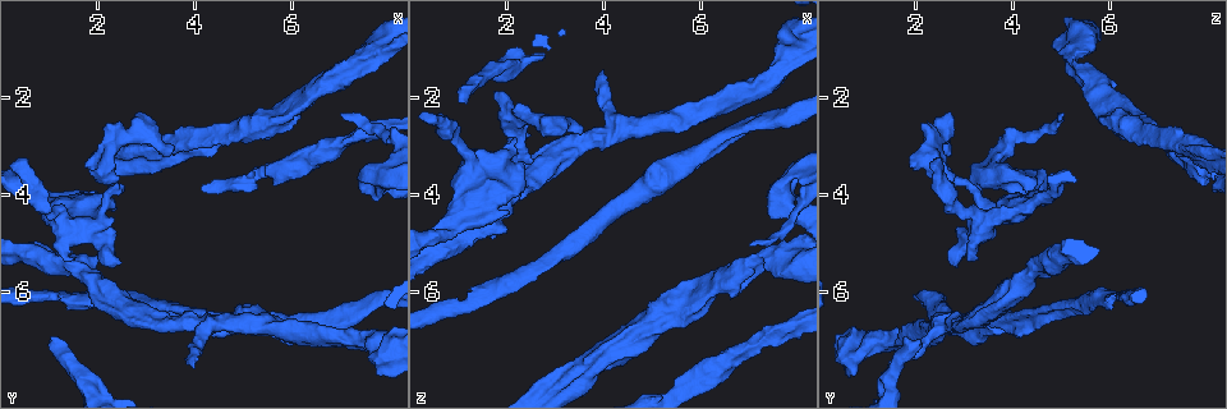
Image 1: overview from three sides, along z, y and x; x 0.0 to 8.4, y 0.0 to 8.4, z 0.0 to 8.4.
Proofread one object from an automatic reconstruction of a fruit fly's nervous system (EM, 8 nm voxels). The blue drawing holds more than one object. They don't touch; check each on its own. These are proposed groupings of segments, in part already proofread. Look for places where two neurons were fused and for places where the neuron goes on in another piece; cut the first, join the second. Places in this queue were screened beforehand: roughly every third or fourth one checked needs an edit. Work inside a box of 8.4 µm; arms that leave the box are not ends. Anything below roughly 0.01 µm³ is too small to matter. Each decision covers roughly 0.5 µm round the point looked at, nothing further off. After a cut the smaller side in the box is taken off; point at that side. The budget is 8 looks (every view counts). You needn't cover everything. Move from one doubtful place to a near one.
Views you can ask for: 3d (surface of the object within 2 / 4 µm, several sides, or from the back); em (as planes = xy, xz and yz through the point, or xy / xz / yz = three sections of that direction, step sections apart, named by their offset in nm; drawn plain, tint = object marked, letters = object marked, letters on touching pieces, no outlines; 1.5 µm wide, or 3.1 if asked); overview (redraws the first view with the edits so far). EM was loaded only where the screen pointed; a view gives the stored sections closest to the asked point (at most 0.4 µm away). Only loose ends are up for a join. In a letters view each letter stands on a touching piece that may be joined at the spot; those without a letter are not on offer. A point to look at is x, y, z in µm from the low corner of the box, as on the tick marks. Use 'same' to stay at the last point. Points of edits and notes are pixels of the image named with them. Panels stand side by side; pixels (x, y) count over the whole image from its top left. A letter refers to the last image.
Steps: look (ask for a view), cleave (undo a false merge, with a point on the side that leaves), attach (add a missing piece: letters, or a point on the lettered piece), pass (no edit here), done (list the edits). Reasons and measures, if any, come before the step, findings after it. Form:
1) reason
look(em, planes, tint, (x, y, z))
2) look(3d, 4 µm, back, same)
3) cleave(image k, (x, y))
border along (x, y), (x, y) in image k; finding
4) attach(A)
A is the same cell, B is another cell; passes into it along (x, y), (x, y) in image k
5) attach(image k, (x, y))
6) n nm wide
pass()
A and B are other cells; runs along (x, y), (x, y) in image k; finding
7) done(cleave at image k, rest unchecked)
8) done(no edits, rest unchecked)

free end
look(em, planes, tint, (1.00, 7.00, 2.05))

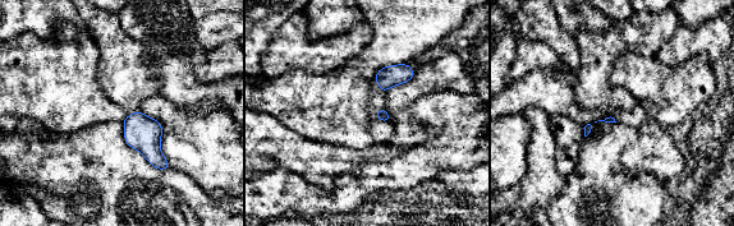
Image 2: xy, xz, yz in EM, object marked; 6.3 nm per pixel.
what lies round it
look(em, planes, letters, same)

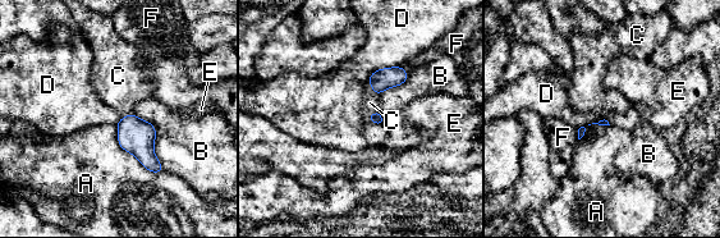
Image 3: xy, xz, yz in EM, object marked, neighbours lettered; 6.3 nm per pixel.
attach(image 3, (370, 103))
C is the same cell, A, B, D, E and F are other cells; the neuron continues

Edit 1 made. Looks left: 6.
look(overview)

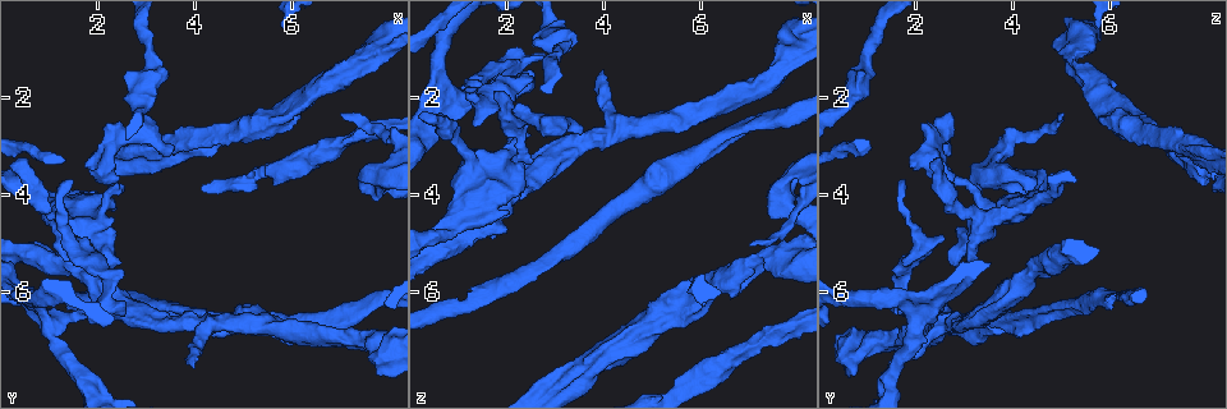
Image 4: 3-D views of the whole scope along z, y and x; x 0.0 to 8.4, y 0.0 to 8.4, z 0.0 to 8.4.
branch stops here
look(3d, 4 µm, (1.55, 5.30, 3.25))

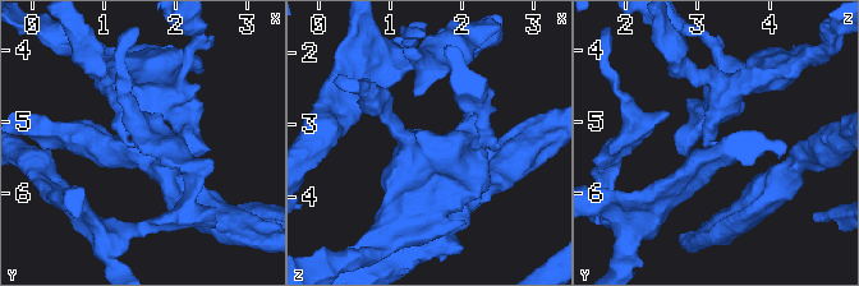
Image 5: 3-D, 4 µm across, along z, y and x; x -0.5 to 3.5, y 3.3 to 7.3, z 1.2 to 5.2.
now the EM
look(em, planes, letters, same)

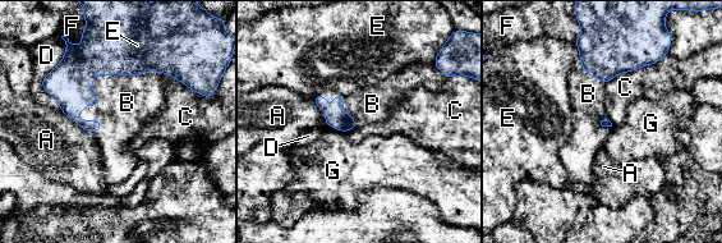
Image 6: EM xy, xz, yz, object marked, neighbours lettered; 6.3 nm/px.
B touches over 650 nm
attach(image 6, (127, 102))
B is the same cell, A, C, D, E, F and G are other cells; passes into it along (107, 42), (105, 73), (127, 102) in image 6; it goes on there

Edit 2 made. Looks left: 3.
see it whole again
look(overview)

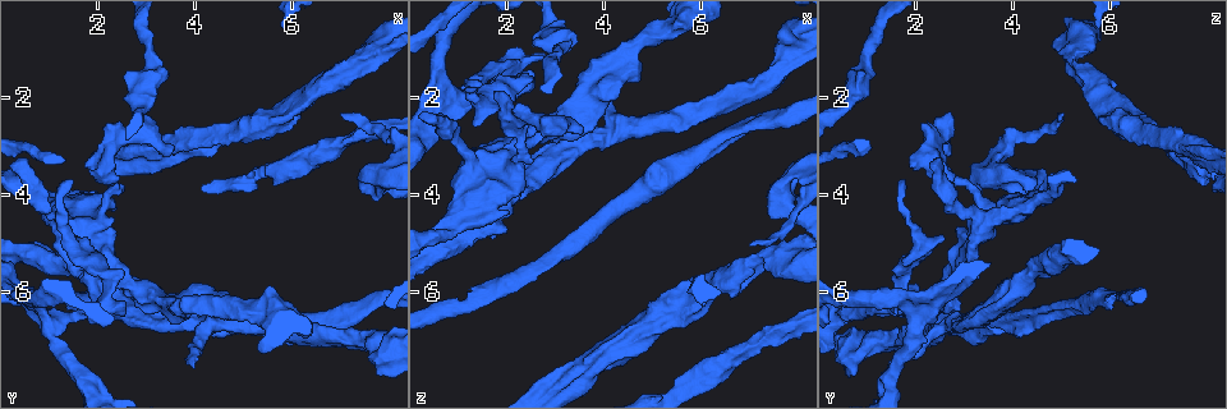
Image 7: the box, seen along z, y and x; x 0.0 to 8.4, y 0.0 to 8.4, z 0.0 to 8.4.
branch stops here
look(em, xz, step 4, letters, (4.05, 7.55, 1.50))

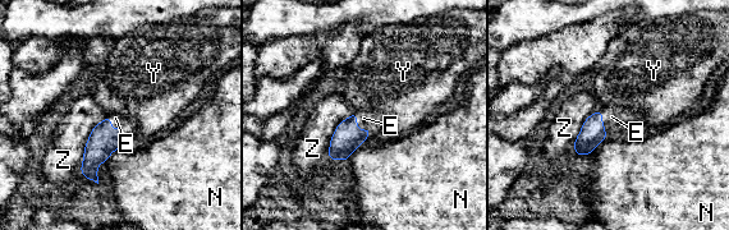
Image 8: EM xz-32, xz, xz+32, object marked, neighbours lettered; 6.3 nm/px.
look(em, planes, letters, same)

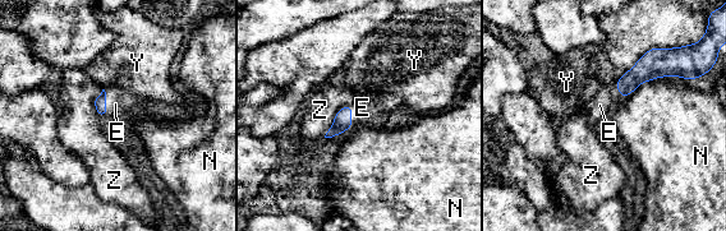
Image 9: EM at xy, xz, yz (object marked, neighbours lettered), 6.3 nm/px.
attach(image 9, (115, 104))
E is the same cell, N, Y and Z are other cells; passes into it along (100, 102), (105, 104), (115, 104) in image 9; the neuron continues

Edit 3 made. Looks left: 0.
done(attach at image 3, attach at image 6, attach at image 9, rest unchecked)

